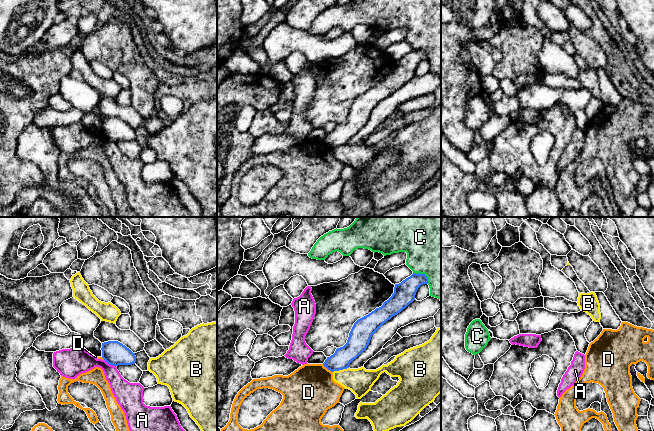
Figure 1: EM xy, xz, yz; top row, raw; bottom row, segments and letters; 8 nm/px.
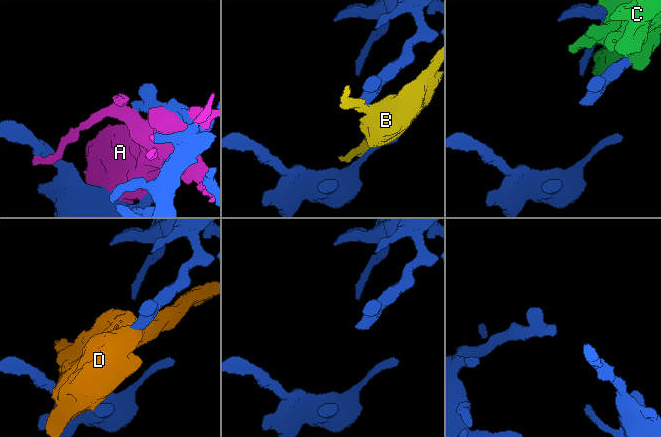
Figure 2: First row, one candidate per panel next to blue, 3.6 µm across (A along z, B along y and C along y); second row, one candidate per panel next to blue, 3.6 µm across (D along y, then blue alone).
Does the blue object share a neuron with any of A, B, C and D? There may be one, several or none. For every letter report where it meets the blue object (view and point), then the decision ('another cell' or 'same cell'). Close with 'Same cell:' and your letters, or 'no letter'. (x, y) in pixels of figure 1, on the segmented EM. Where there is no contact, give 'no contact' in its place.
A: xy (110, 364) | another cell
B: xz (340, 369) | another cell
C: xz (423, 274) | another cell
D: xz (327, 368) | another cell
Same cell: no letter

